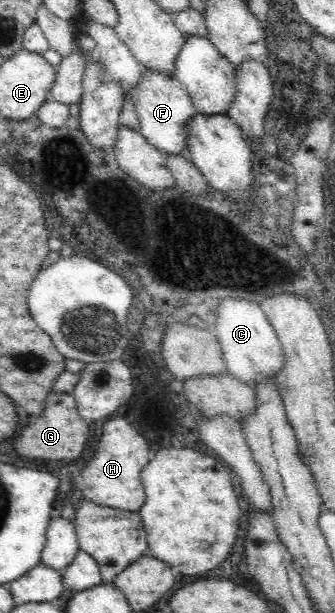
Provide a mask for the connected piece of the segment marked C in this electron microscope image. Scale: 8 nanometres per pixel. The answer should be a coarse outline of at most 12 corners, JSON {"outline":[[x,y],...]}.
{"outline":[[217,301],[226,370],[275,380],[284,350],[260,303]]}

